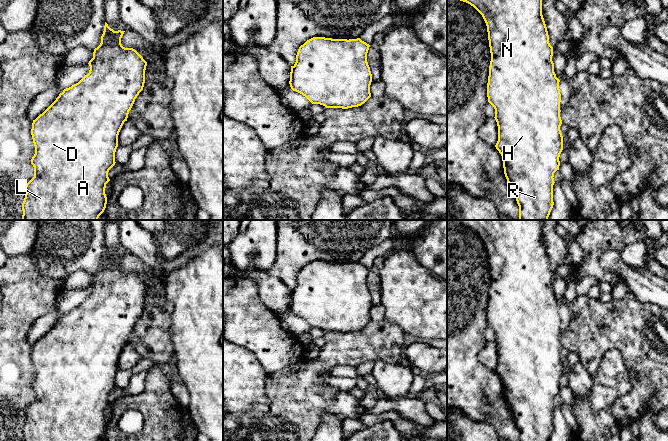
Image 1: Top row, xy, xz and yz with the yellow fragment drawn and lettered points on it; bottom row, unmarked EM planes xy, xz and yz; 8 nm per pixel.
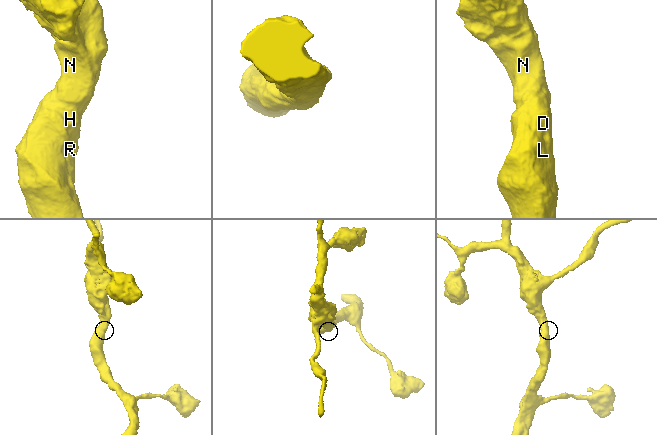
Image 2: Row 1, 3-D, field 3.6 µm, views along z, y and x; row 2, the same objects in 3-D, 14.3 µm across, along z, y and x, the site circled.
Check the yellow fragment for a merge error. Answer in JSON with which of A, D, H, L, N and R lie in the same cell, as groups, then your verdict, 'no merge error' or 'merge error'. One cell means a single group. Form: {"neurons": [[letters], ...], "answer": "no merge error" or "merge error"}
{"neurons": [["A", "D", "H", "L", "N", "R"]], "answer": "no merge error"}

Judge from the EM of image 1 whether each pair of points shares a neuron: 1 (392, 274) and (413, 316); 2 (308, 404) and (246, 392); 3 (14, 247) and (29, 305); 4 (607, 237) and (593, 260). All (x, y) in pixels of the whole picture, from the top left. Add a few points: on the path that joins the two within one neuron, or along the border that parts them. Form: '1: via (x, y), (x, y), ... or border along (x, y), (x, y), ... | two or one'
1: via (403, 284), (413, 296), (413, 305) | one
2: border along (268, 374), (268, 401), (255, 403), (247, 410) | two
3: border along (29, 253), (10, 256) | two
4: via (601, 243), (593, 251), (593, 254) | one

